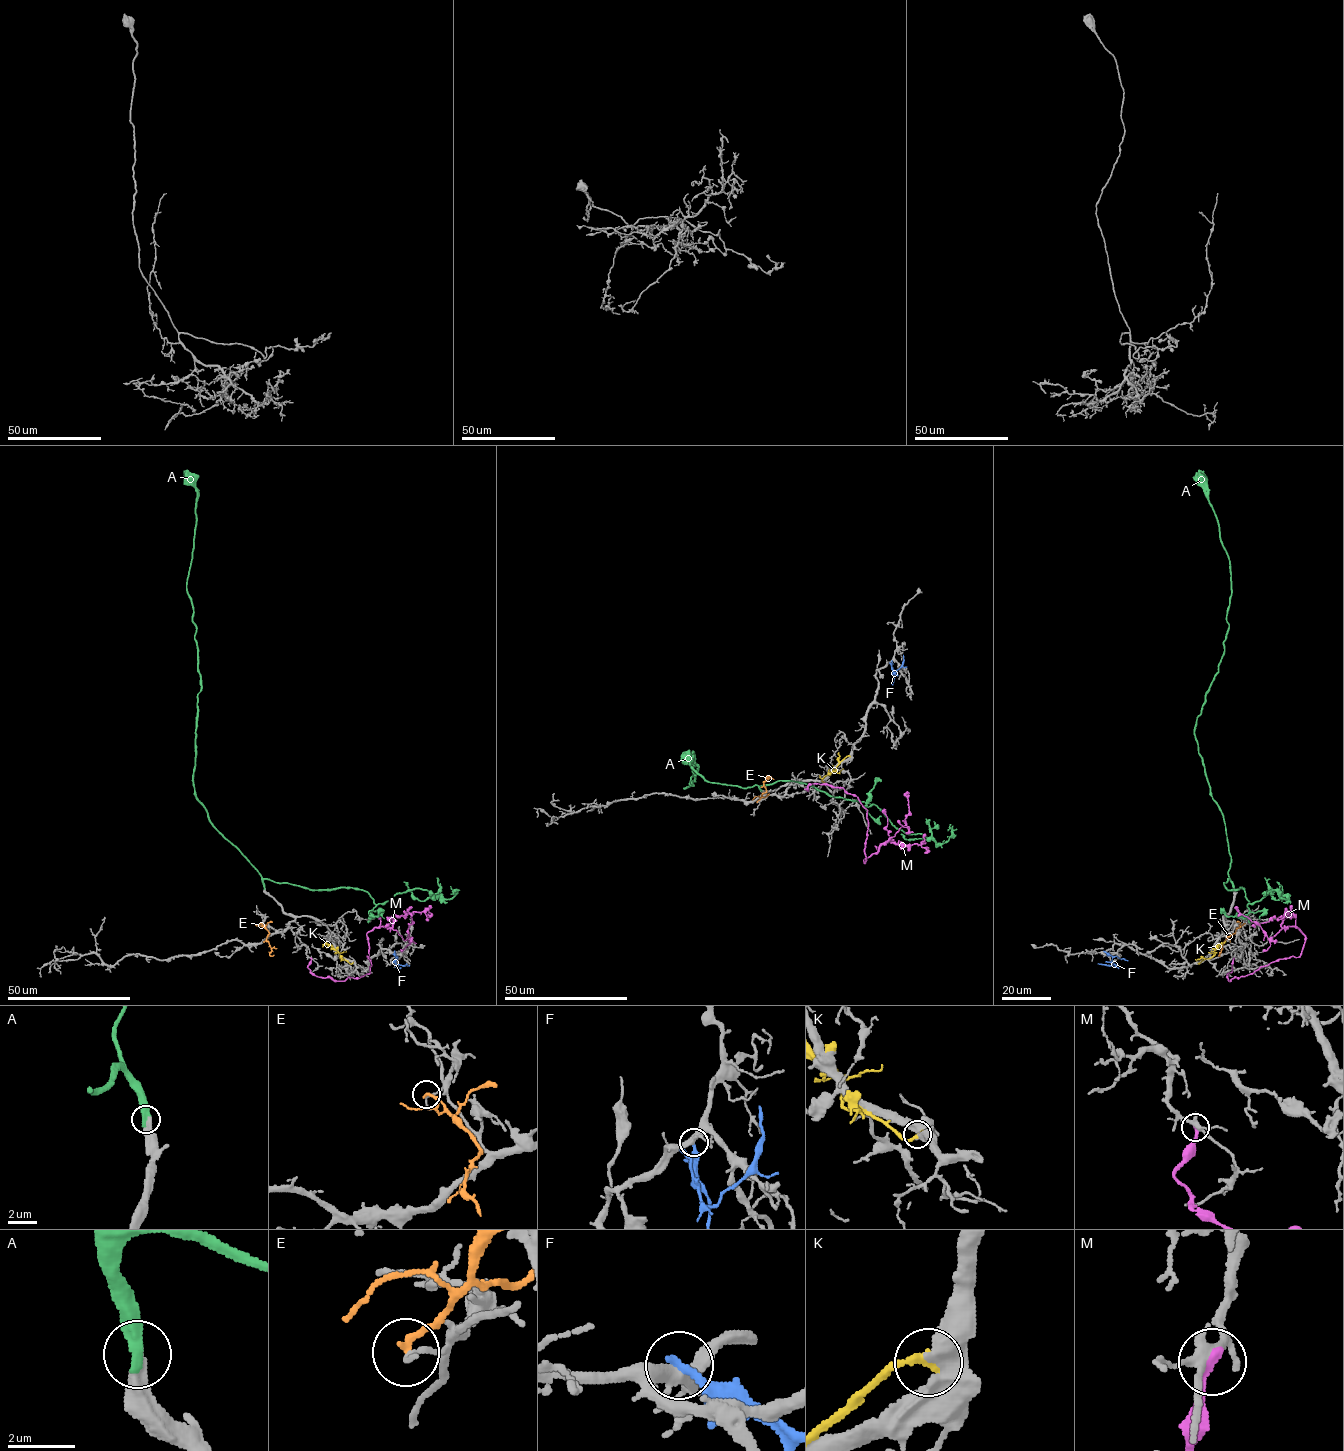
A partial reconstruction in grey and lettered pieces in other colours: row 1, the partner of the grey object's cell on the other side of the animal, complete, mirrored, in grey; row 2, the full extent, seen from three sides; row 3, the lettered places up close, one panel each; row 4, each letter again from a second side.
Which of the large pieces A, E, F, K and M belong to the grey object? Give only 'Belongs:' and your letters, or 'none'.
Belongs: A

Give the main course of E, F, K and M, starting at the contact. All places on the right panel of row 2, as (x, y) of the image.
E: (1245, 923), (1225, 940), (1219, 955)
F: (1104, 951), (1115, 964), (1098, 963)
K: (1199, 963), (1210, 958), (1215, 948), (1226, 941)
M: (1233, 959), (1227, 975), (1230, 981), (1298, 957), (1305, 940), (1293, 926), (1270, 940), (1235, 906)

